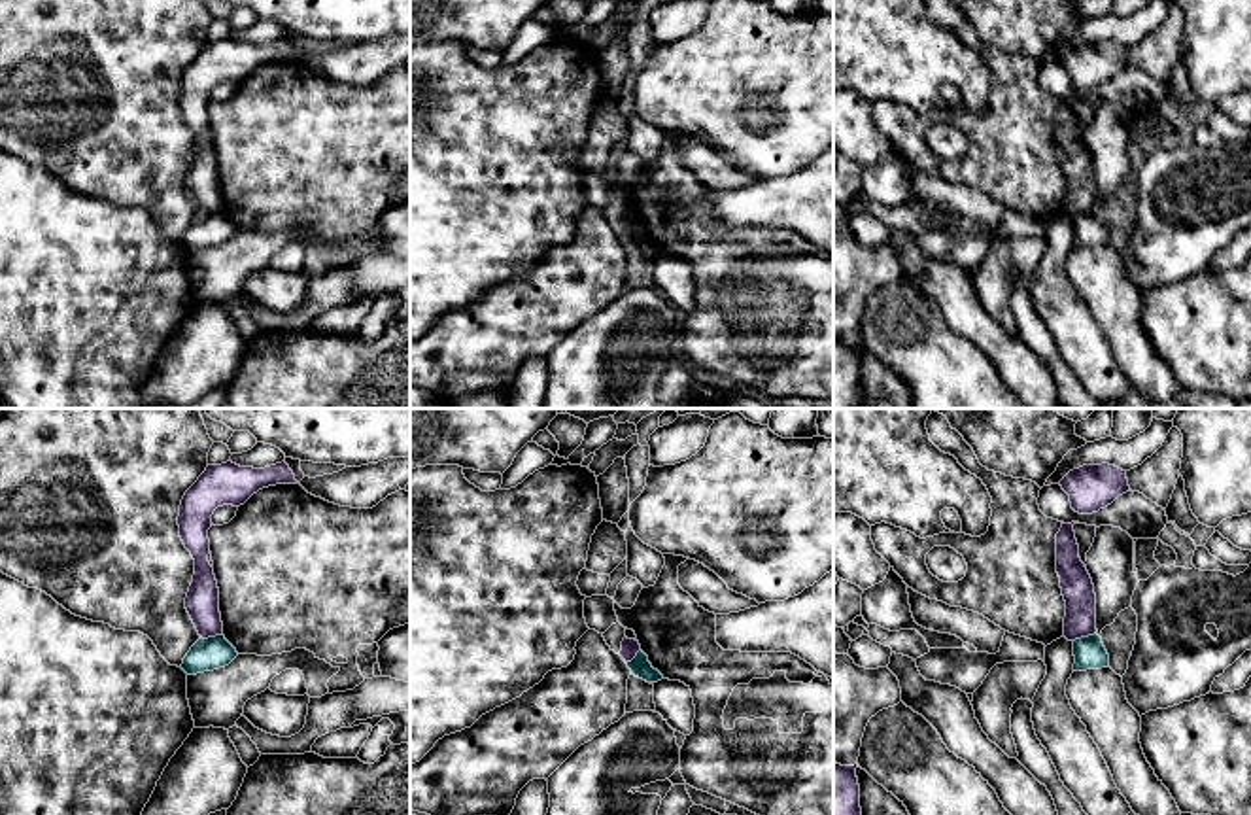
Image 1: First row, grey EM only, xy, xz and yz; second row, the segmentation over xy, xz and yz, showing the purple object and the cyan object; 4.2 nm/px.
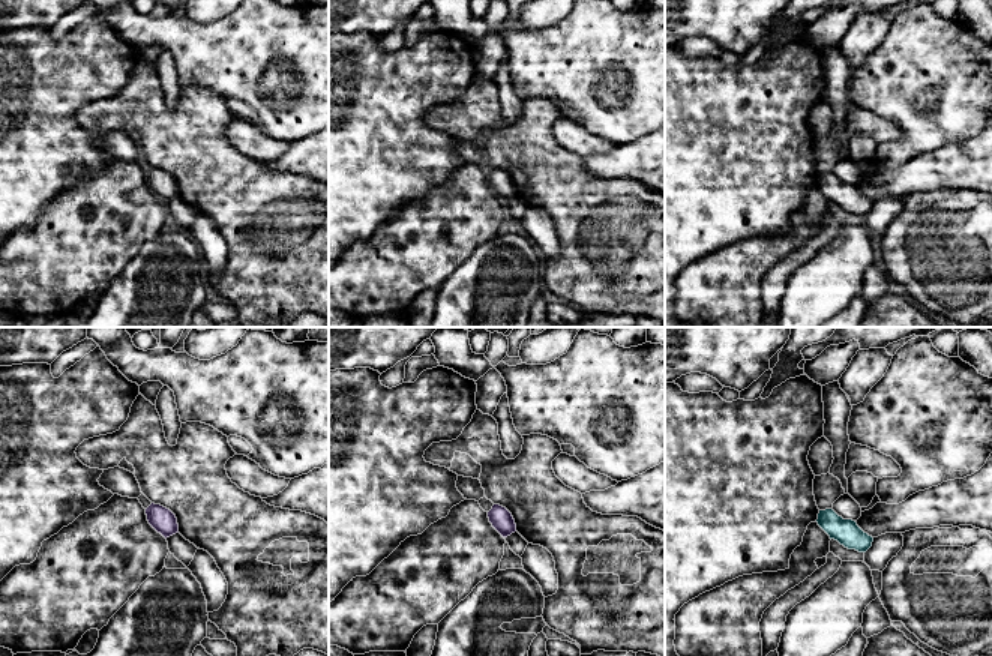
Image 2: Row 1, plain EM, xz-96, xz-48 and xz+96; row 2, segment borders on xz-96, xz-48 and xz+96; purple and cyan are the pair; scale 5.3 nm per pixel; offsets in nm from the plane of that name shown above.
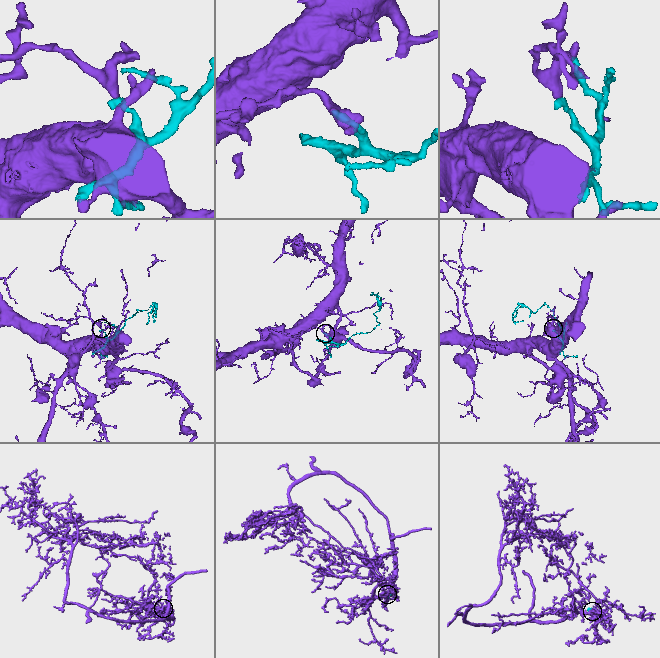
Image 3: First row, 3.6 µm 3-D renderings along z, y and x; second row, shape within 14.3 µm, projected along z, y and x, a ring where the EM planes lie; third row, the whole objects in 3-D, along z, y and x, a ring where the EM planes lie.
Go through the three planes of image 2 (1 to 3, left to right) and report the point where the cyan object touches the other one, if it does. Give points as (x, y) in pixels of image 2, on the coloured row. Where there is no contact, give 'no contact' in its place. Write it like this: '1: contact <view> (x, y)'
1: no contact
2: no contact
3: no contact

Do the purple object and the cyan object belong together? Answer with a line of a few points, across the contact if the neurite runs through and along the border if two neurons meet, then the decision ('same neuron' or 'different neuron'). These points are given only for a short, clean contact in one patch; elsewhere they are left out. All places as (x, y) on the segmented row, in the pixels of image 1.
line xy (222, 632), (201, 638); different neuron

